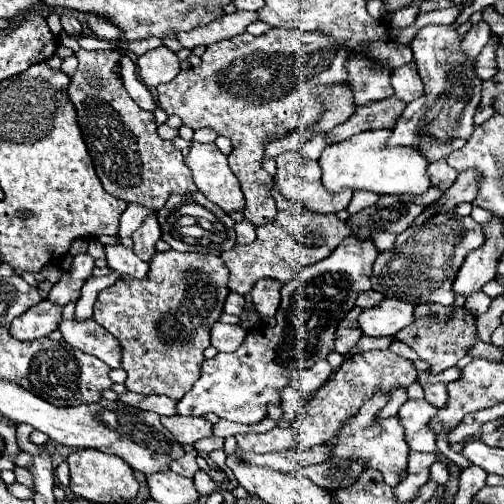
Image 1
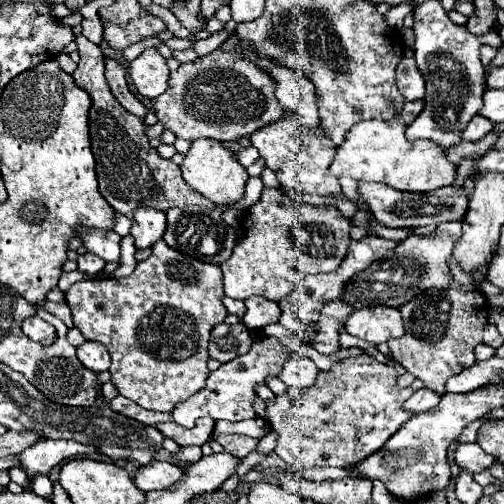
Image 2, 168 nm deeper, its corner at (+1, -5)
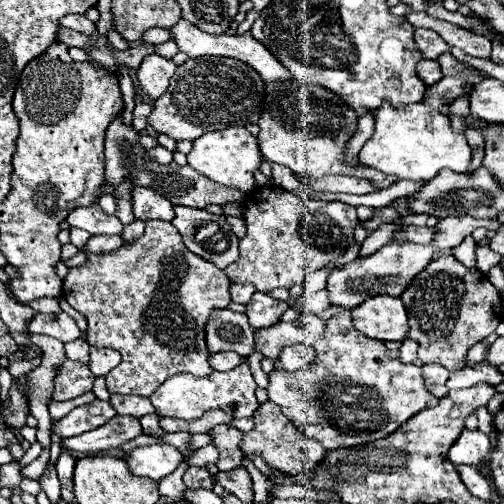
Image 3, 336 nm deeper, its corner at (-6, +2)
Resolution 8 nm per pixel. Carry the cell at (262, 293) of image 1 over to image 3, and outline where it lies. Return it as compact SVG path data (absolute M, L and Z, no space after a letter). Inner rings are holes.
M254 292L252 300L246 306L246 316L252 328L268 328L280 320L280 316L290 308L286 302L276 300L270 294Z

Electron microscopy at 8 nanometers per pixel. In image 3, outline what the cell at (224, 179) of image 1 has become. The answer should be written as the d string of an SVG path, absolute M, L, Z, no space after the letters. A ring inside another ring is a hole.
M230 126L226 130L204 134L194 142L194 148L188 154L190 168L194 168L196 172L204 174L206 178L210 178L222 186L236 188L246 194L256 188L254 172L258 170L260 162L262 162L262 154L258 150L258 142L244 126Z

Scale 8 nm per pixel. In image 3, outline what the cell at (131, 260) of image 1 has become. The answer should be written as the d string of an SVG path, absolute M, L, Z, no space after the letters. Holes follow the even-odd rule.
M86 206L86 208L76 208L68 214L68 224L86 230L92 236L116 236L122 234L124 226L116 216L108 216L100 206Z

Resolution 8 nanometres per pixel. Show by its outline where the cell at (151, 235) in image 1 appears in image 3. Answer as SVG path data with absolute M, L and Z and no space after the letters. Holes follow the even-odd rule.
M136 188L134 190L132 208L134 208L136 220L142 220L142 222L148 222L148 220L172 222L174 220L172 204L164 196L150 192L150 188Z

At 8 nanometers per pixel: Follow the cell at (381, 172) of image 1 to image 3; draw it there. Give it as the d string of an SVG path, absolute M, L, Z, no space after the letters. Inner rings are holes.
M414 104L408 108L384 108L376 110L374 134L360 150L360 164L376 168L384 174L392 174L398 180L430 180L442 168L454 172L468 172L472 150L464 140L464 134L456 134L450 128L446 114Z

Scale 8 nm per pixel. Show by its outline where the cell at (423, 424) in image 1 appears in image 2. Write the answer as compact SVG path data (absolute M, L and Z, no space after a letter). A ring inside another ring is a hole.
M421 387L419 391L415 391L407 401L405 401L405 409L413 411L413 413L421 413L427 411L431 407L437 407L439 403L439 395L435 391L429 391L427 387Z

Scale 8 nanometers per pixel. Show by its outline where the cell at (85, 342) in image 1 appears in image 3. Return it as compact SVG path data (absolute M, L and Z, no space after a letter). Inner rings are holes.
M90 346L90 370L94 376L106 376L120 364L120 352L114 348Z

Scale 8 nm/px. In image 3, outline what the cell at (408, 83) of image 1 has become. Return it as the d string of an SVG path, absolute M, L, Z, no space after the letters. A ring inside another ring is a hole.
M420 60L416 64L416 74L426 86L436 84L442 78L442 70L440 70L438 60Z

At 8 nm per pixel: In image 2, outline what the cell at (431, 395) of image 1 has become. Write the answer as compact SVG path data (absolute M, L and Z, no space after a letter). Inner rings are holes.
M449 283L449 289L427 289L425 295L413 297L399 311L405 323L405 335L389 339L391 357L409 373L419 377L425 387L443 395L445 381L475 363L473 349L483 343L483 329L489 321L487 297L469 285Z

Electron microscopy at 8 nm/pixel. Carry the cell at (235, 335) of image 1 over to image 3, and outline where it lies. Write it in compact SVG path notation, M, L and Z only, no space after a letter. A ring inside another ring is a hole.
M228 308L216 310L206 324L206 344L210 352L232 350L246 358L254 350L254 330L244 314Z

